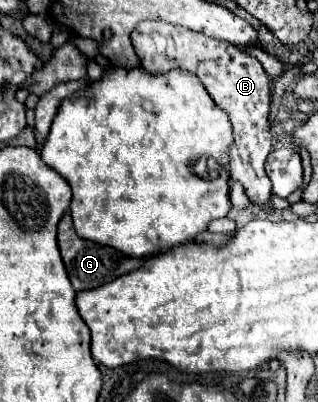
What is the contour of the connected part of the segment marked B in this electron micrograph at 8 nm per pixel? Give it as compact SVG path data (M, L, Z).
M142 22L132 32L132 44L140 56L142 68L148 74L166 74L166 70L186 70L204 84L210 98L220 106L234 128L234 144L230 148L230 174L234 180L240 180L246 188L248 198L270 210L270 178L266 176L264 162L272 148L268 112L270 112L270 78L264 72L258 58L250 56L242 48L234 48L224 40L214 40L192 32L182 26L164 24L164 22Z

